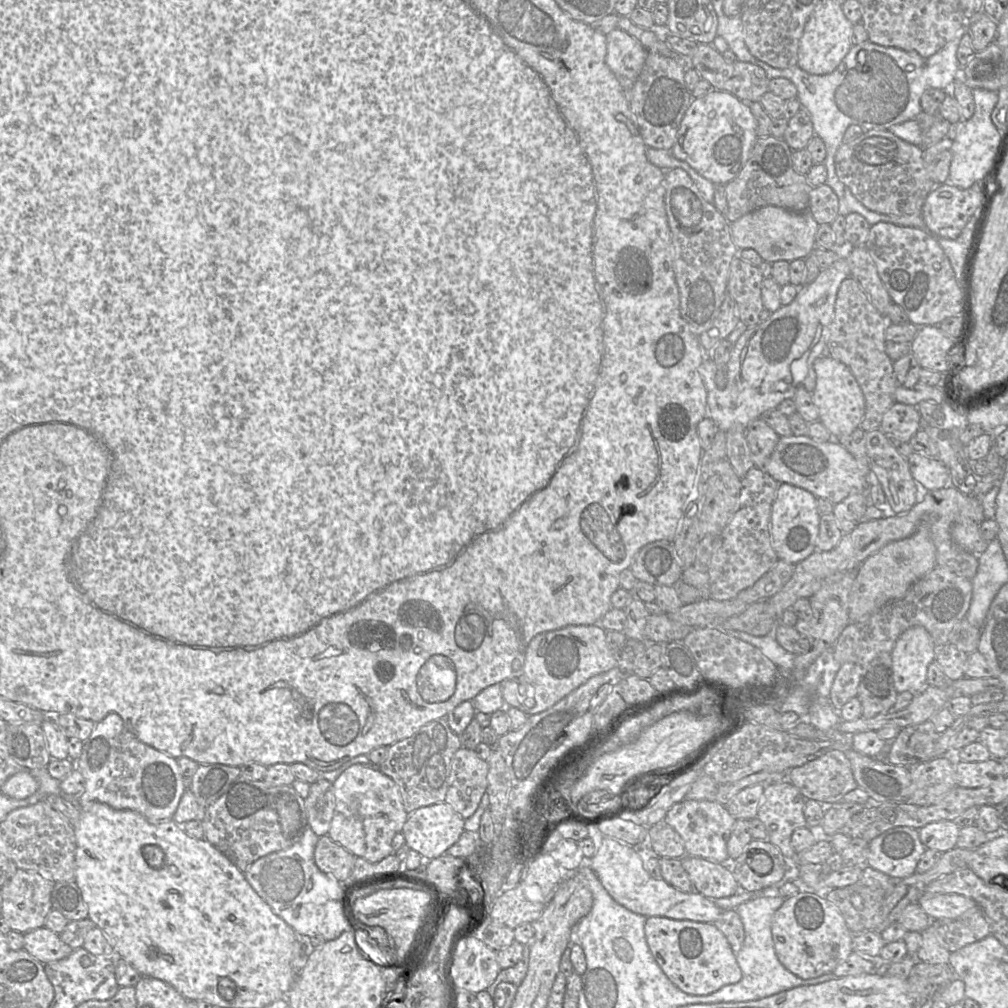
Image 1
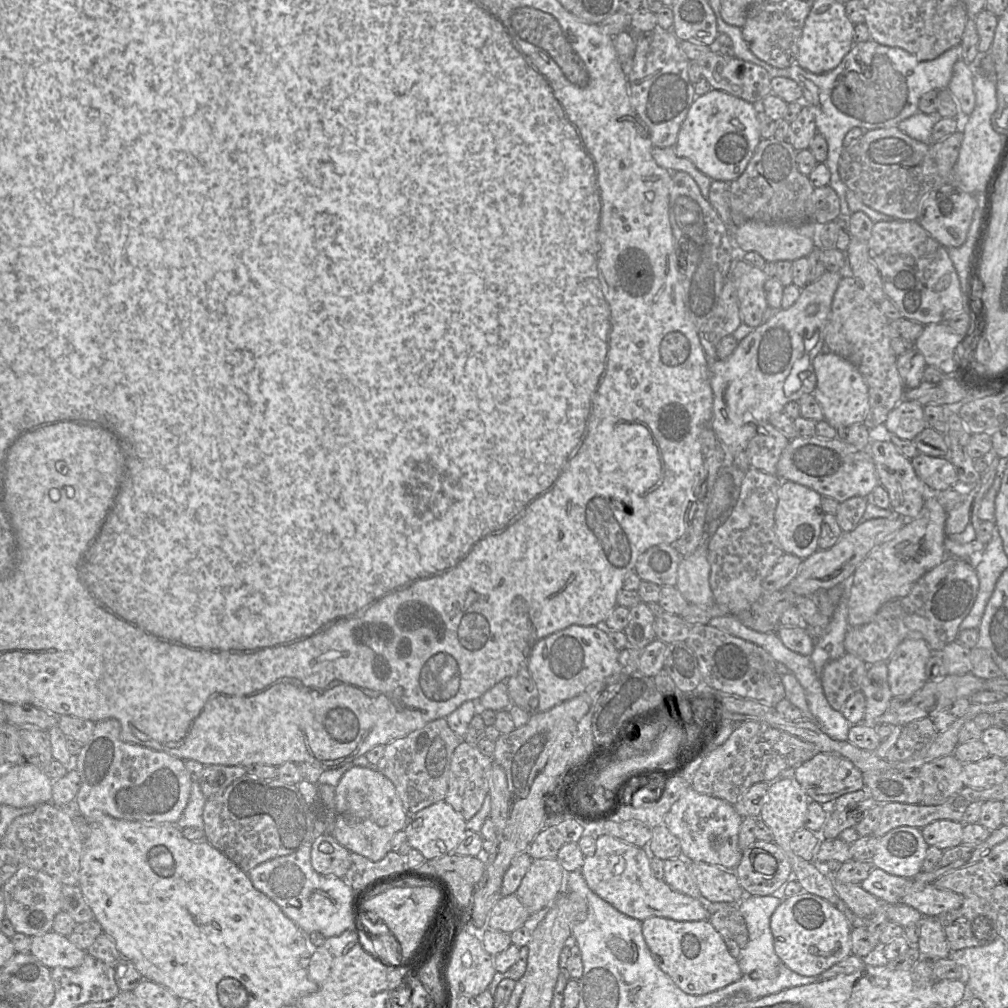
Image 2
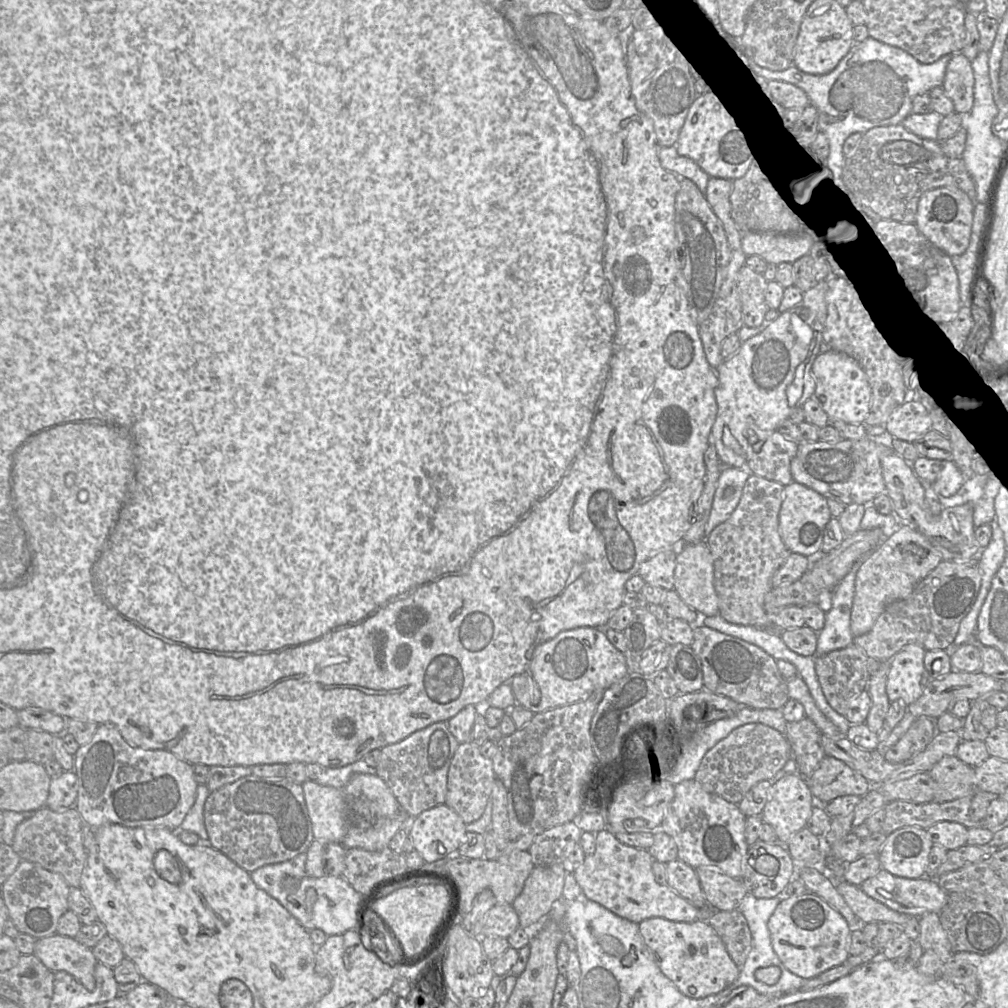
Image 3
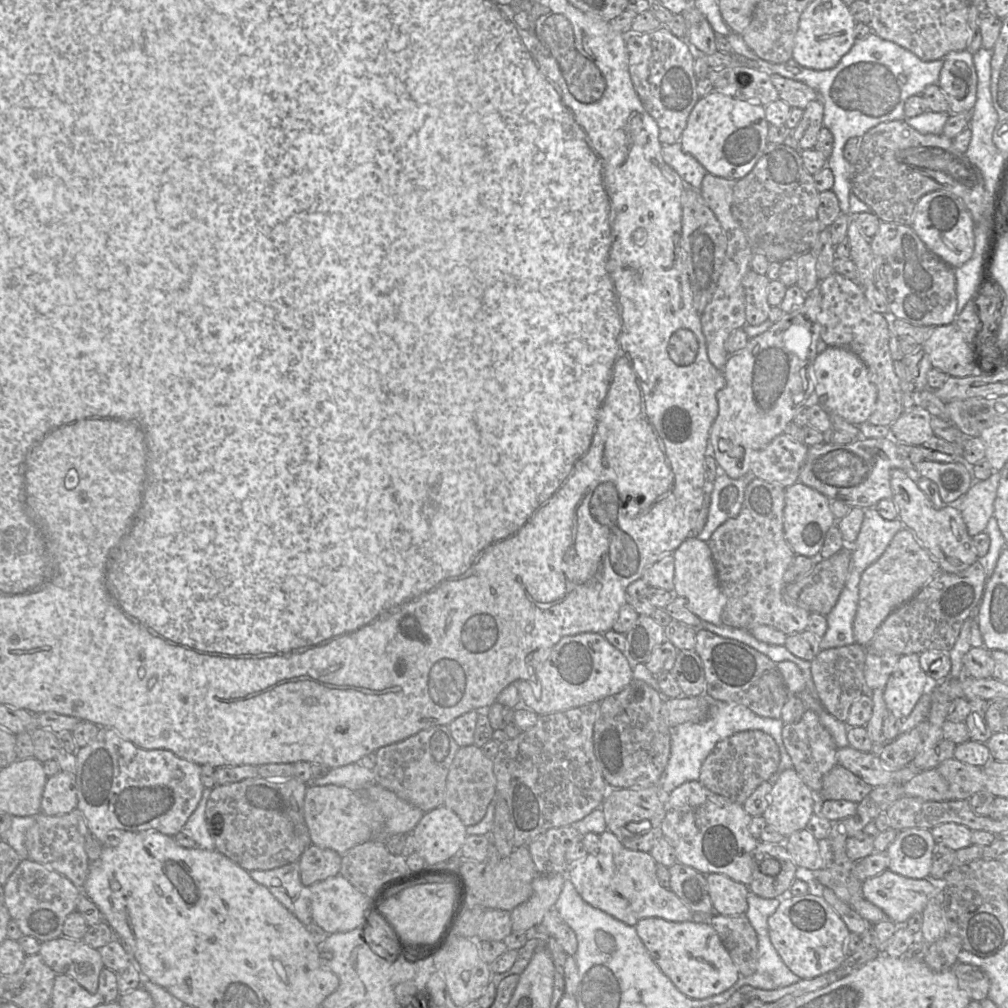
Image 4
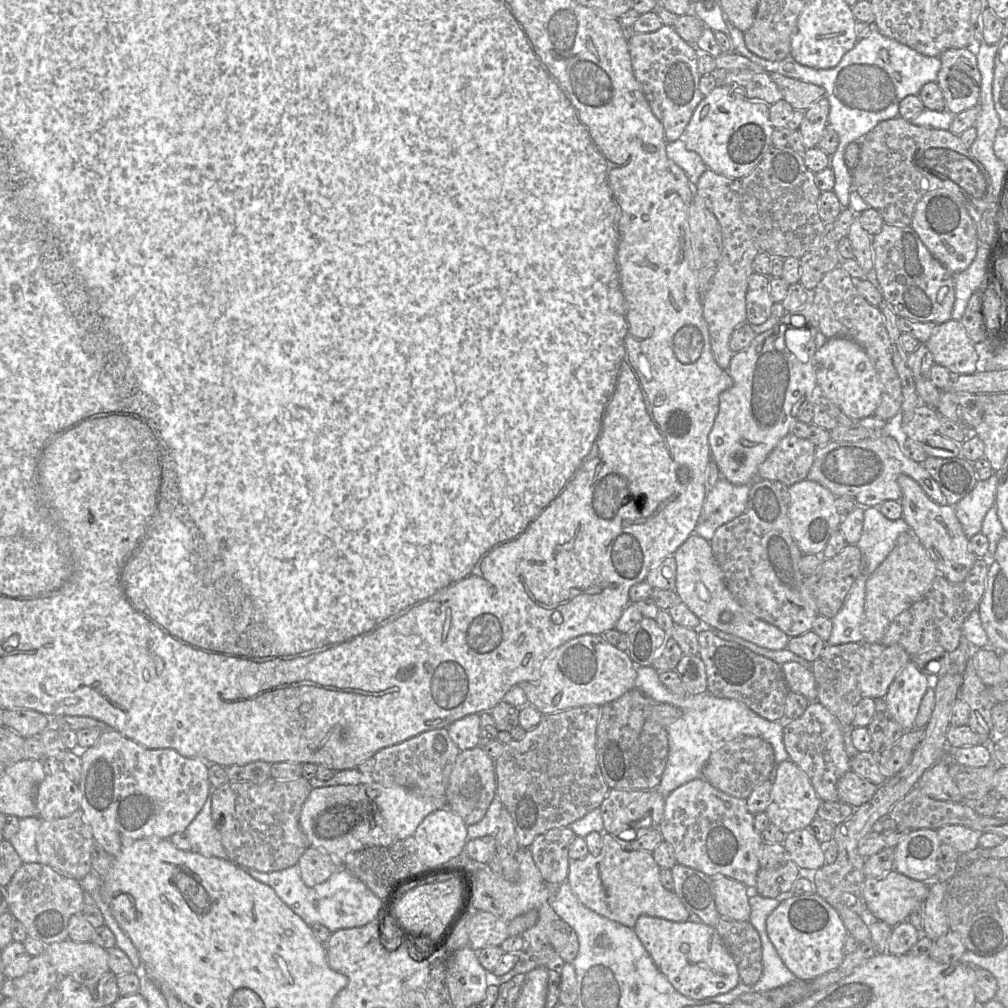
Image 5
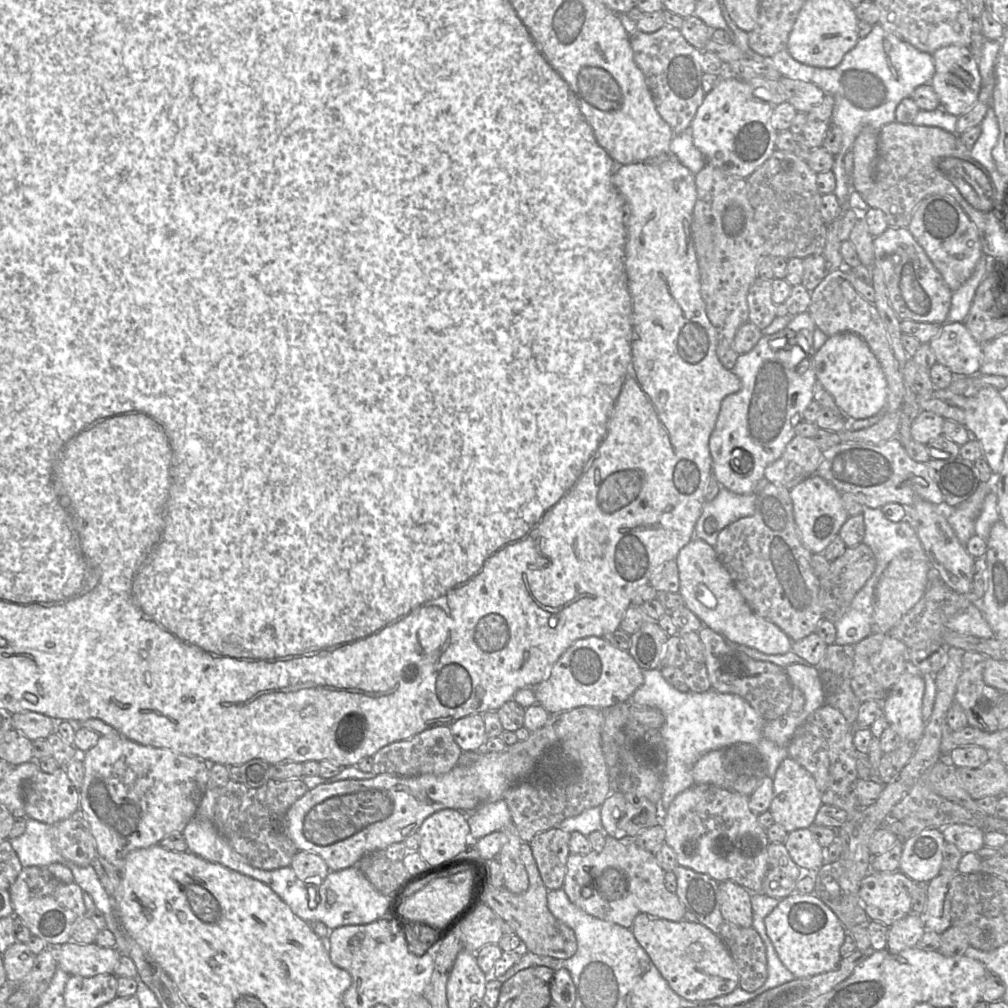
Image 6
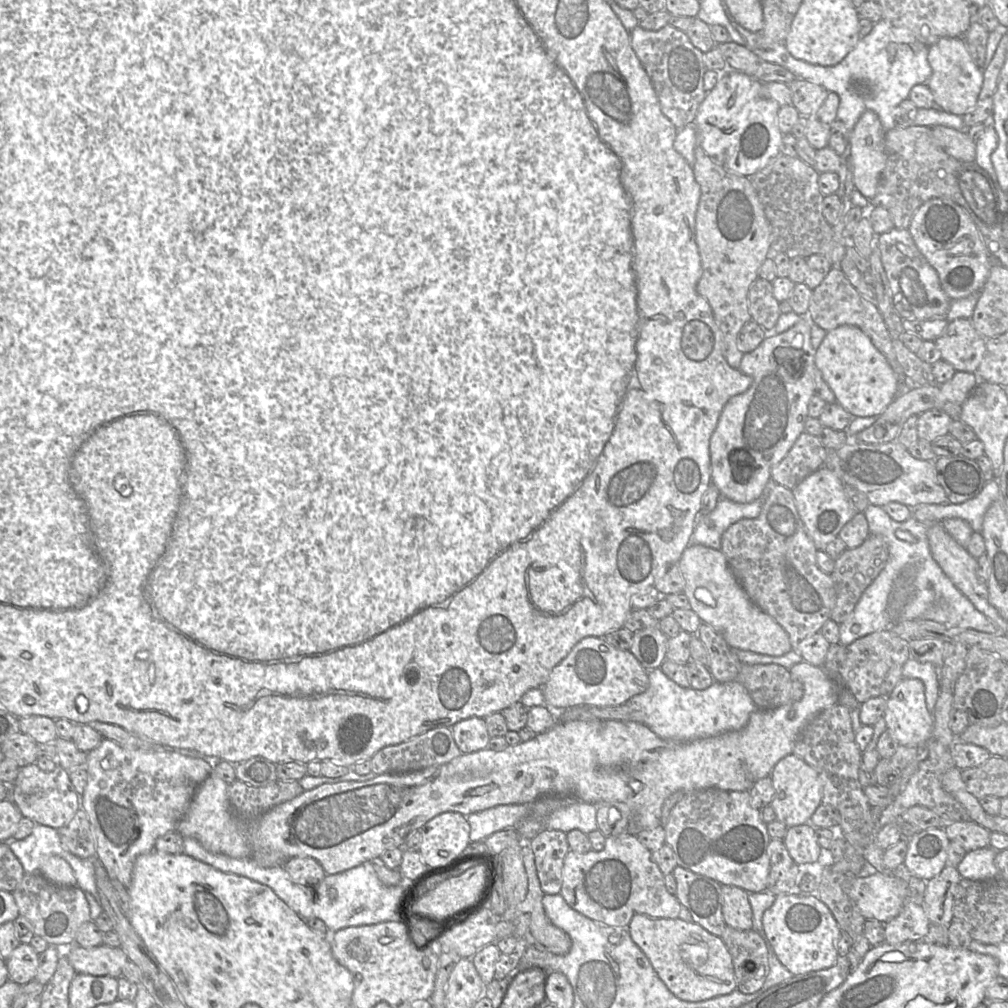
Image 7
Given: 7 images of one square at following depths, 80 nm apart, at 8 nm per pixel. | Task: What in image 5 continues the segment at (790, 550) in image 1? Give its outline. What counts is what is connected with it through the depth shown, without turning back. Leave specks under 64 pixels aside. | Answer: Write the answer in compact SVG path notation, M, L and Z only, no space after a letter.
M805 479L788 487L788 516L792 536L803 554L822 554L832 533L839 529L843 517L836 507L836 496L816 481Z

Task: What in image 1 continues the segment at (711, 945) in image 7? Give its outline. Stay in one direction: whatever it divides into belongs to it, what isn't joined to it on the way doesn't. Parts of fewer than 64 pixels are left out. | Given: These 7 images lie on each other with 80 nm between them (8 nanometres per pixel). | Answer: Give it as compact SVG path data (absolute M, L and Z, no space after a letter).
M652 916L647 917L644 932L648 947L663 973L686 994L708 995L742 978L736 953L713 923Z

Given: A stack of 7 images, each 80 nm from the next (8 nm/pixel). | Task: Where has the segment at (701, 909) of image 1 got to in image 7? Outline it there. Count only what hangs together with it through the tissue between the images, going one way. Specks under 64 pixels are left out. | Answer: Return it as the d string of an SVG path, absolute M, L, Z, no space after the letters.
M636 835L606 837L601 851L578 853L569 850L564 859L561 895L568 905L582 915L608 926L628 927L632 917L645 914L653 918L679 918L681 904L665 886L664 875L652 858L652 853L641 844Z

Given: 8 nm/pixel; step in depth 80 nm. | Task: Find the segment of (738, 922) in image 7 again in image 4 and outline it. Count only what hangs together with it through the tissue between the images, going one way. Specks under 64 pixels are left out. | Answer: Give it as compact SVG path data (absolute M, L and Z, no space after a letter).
M721 873L706 874L714 912L726 916L745 914L748 908L747 885Z

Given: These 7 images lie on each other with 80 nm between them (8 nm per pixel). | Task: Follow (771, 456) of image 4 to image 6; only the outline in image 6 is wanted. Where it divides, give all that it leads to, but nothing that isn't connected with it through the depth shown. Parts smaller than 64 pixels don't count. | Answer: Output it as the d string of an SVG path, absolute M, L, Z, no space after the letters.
M795 435L782 455L765 468L764 478L790 490L815 474L821 459L822 449L813 438Z

